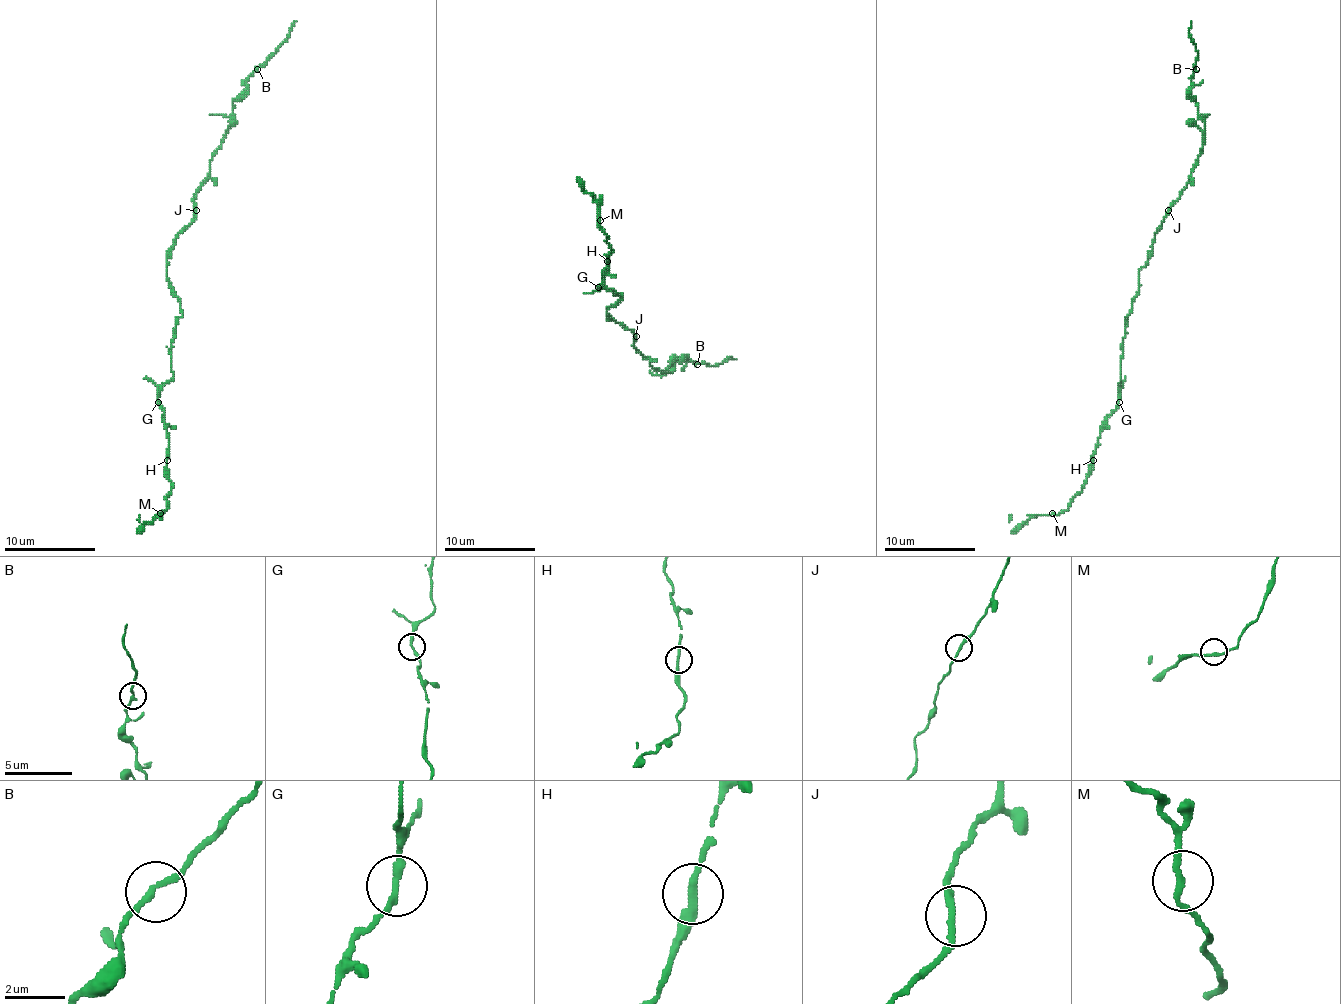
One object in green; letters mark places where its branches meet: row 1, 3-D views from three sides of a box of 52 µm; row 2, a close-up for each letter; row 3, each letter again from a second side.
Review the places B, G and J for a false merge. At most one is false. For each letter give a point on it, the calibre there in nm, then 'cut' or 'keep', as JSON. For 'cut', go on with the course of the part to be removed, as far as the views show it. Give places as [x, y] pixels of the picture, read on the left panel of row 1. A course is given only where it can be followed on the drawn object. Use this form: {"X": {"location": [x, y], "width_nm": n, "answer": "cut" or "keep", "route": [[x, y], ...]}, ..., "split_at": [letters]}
{"B": {"location": [257, 69], "width_nm": 200, "answer": "keep"}, "G": {"location": [158, 402], "width_nm": 200, "answer": "keep"}, "J": {"location": [196, 210], "width_nm": 200, "answer": "keep"}, "split_at": []}

